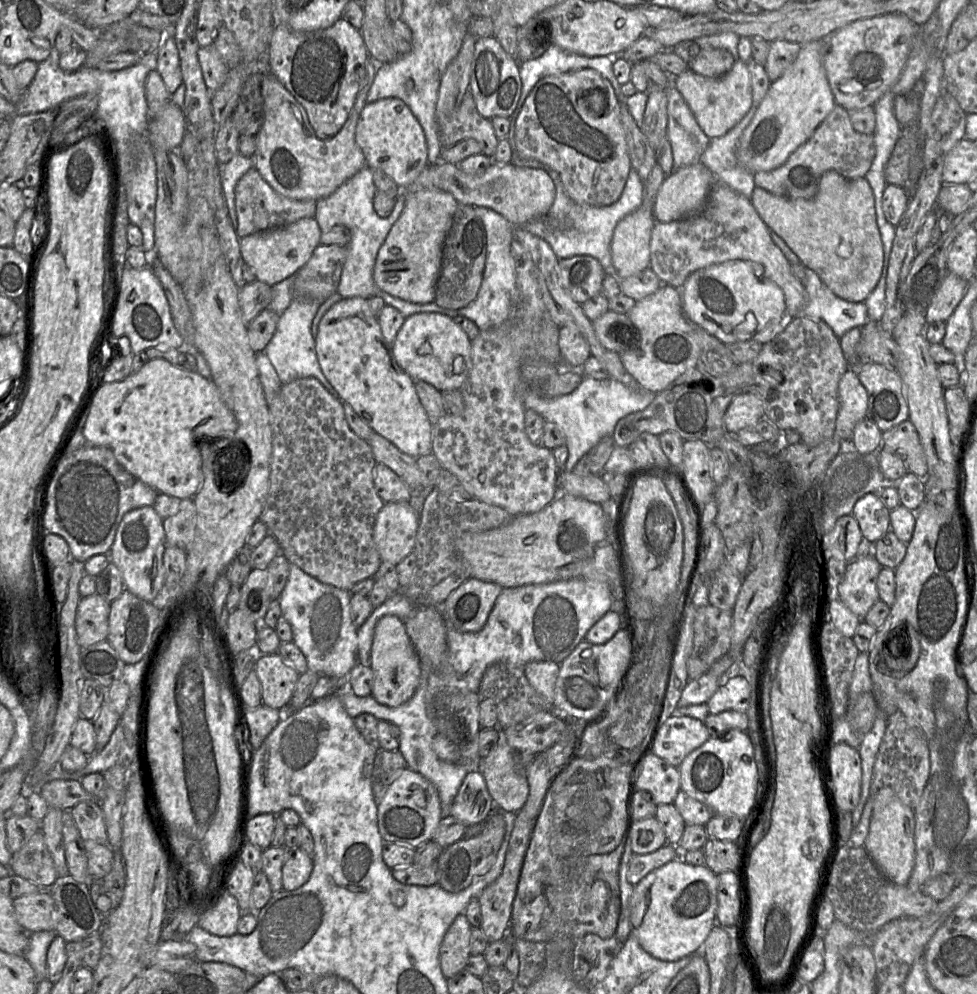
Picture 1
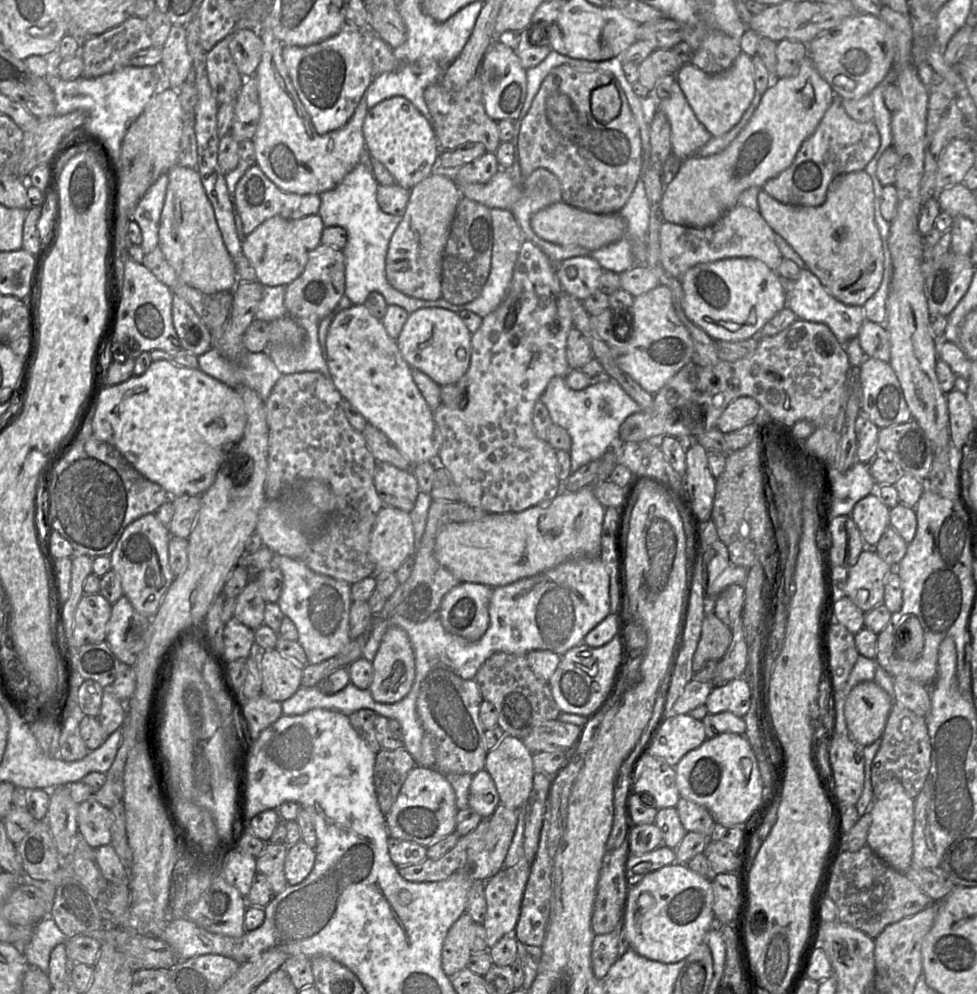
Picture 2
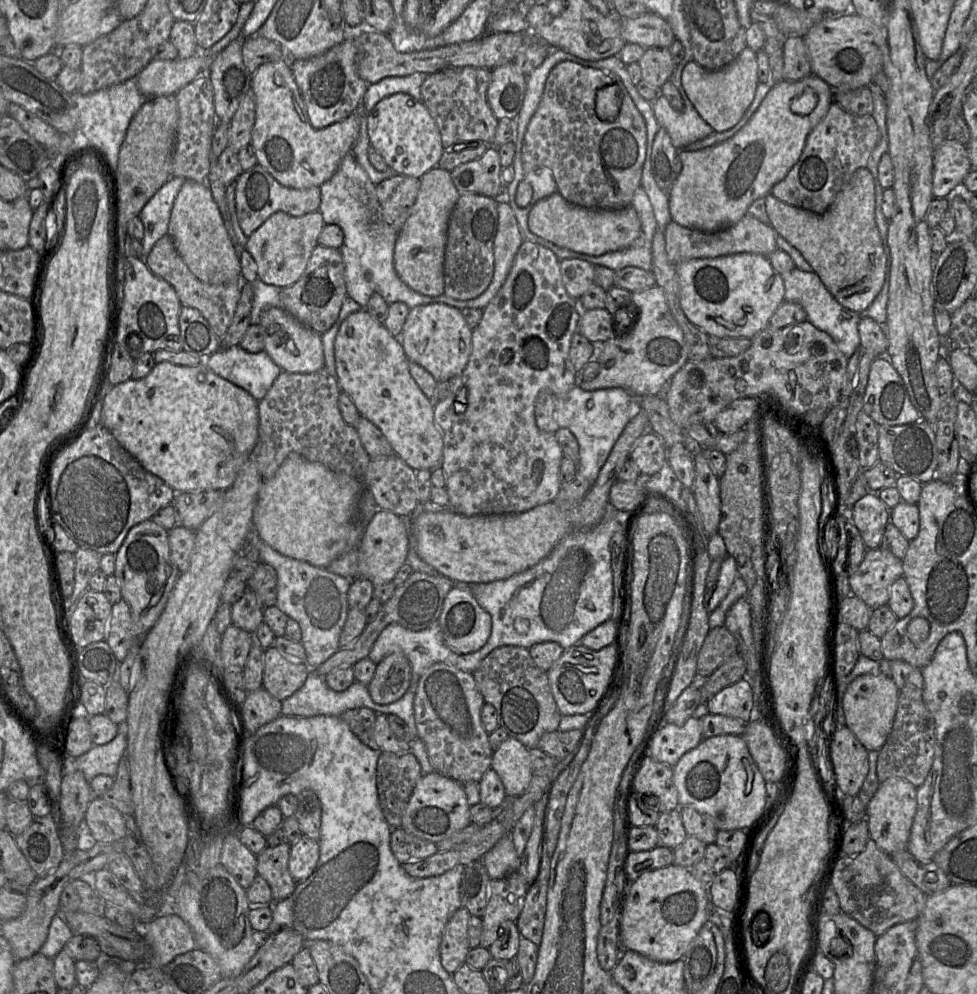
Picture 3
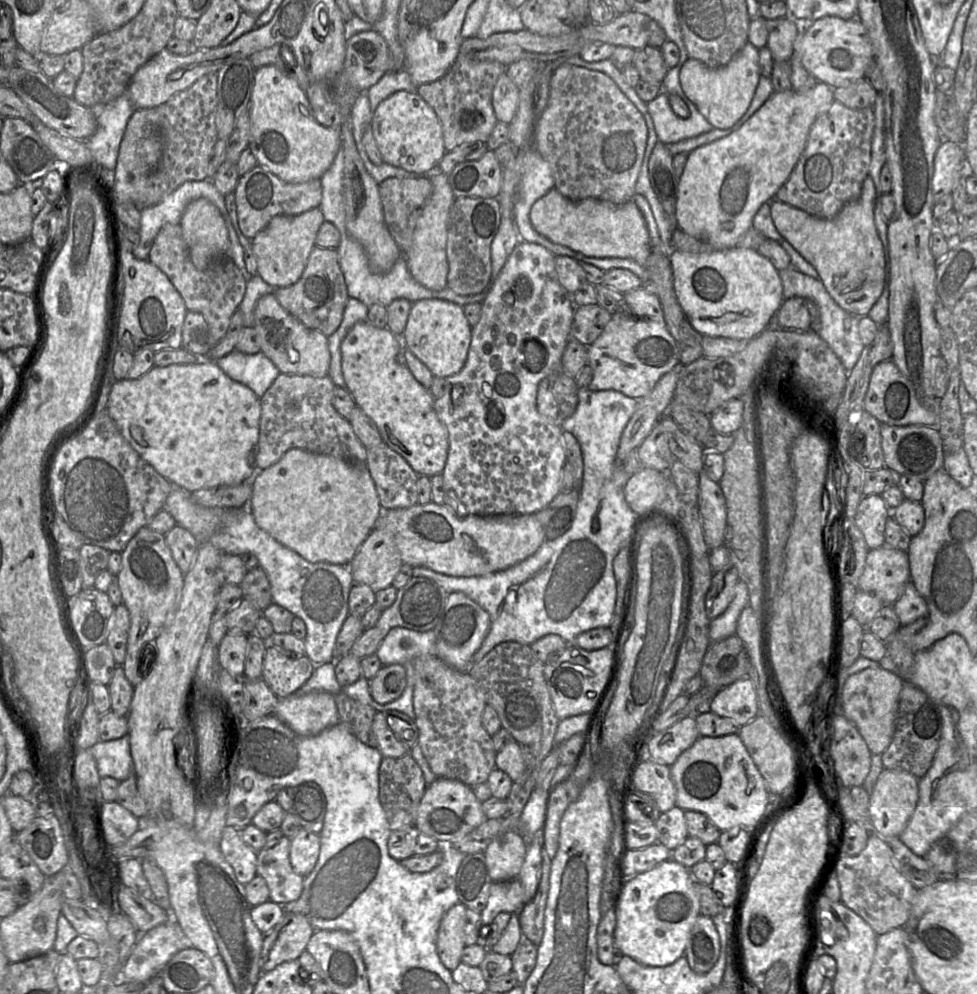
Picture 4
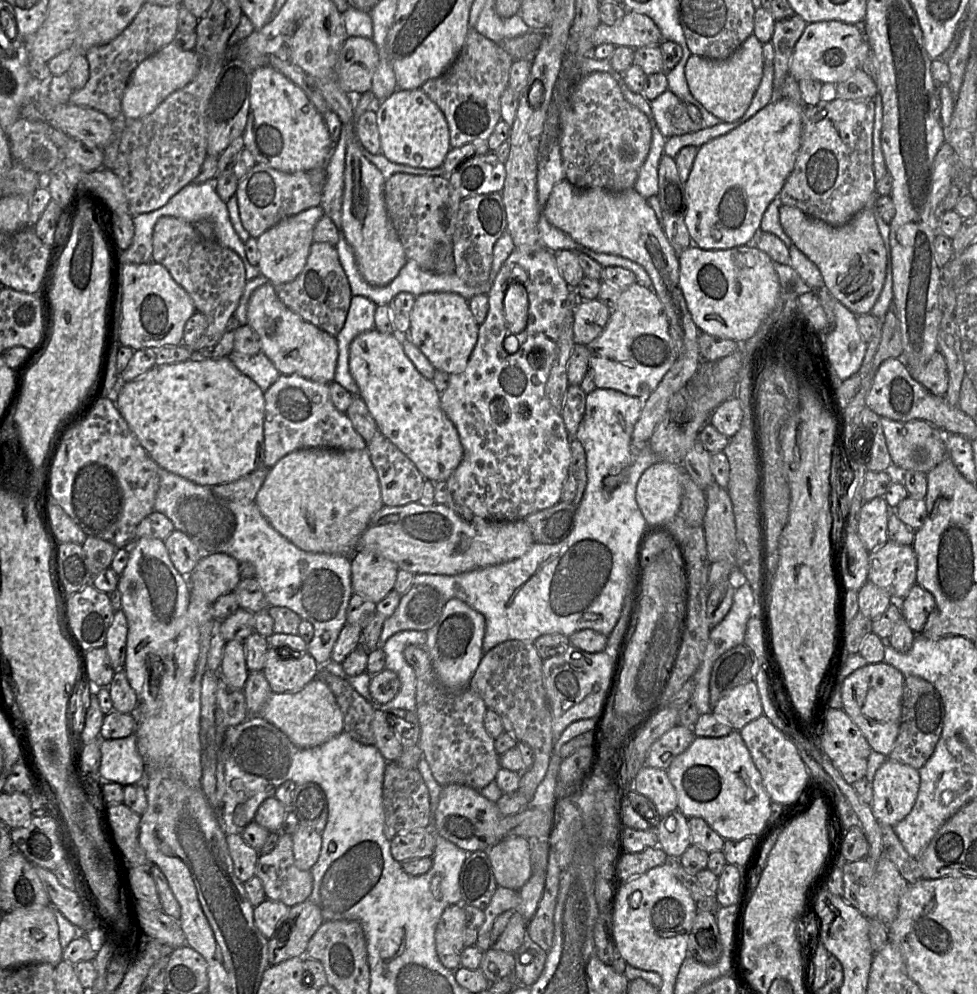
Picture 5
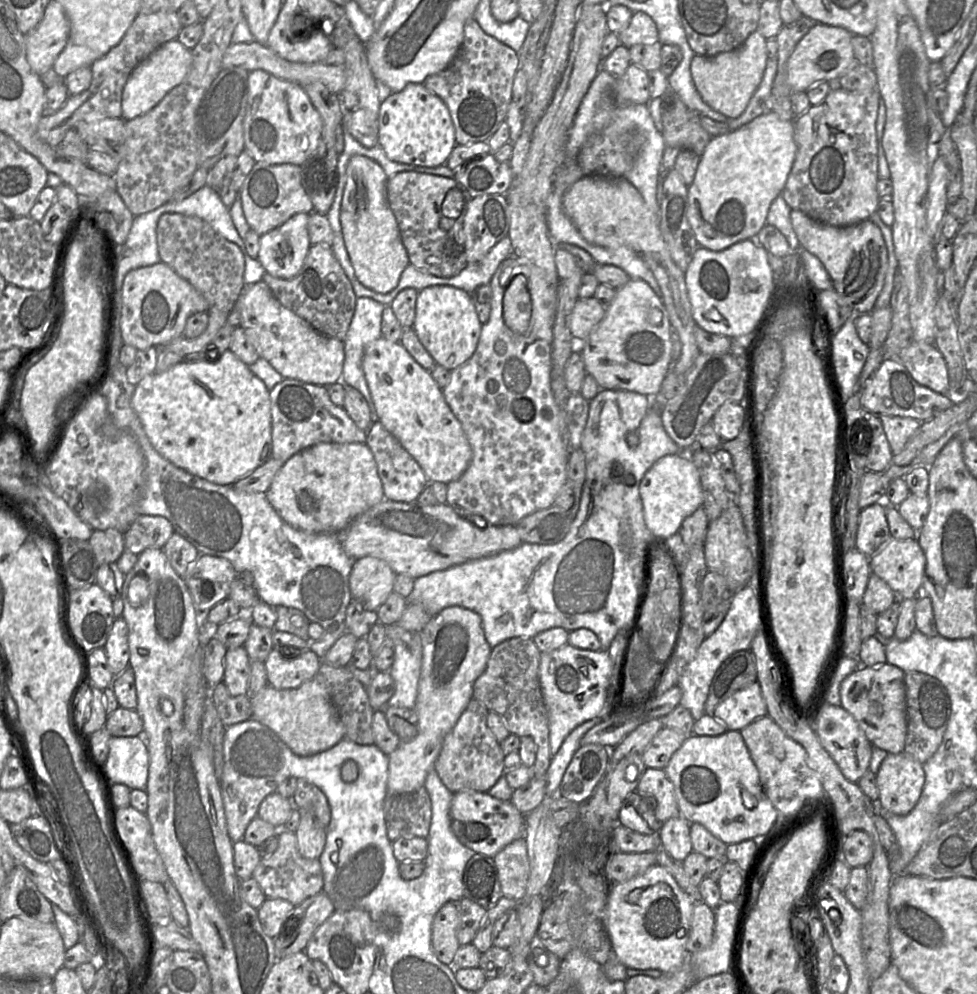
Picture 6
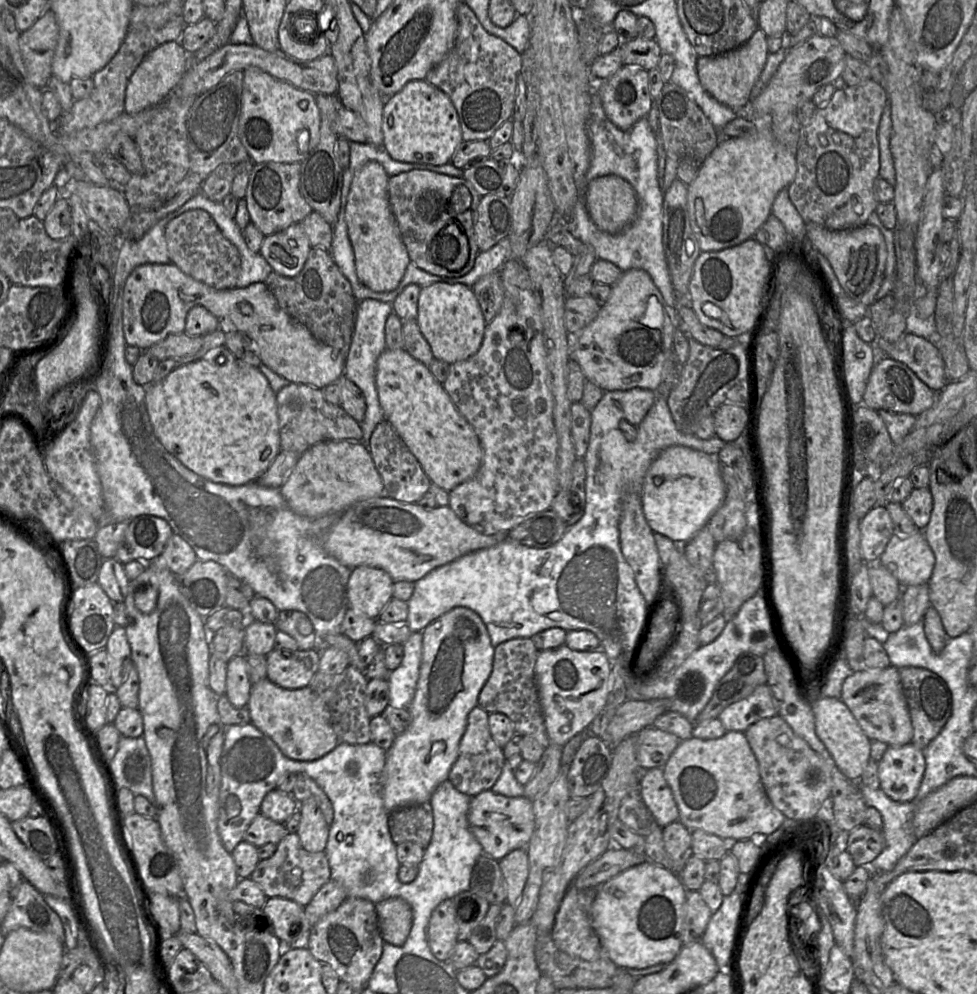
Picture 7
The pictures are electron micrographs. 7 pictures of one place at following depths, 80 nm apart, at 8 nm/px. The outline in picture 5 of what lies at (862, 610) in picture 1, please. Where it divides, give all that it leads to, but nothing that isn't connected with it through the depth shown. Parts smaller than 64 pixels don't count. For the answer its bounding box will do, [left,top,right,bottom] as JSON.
[868,541,917,600]

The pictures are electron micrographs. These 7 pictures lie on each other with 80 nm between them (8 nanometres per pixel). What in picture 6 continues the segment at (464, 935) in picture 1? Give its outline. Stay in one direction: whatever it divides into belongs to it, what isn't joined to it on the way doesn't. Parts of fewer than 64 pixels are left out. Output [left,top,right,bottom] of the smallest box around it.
[431,902,460,966]

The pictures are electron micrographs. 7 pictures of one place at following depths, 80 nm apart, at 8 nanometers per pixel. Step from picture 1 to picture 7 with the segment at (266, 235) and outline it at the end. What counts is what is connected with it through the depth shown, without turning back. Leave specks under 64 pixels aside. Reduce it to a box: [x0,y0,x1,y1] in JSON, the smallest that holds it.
[259,223,311,277]

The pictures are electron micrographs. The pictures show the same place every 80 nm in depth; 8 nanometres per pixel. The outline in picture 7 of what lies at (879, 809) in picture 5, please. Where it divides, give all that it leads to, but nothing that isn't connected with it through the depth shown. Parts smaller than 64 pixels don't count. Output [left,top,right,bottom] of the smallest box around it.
[879,745,926,802]

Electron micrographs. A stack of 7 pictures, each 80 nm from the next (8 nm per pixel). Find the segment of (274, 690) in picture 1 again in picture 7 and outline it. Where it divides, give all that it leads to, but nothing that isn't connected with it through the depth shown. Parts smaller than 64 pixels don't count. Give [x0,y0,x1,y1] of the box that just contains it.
[266,650,320,689]

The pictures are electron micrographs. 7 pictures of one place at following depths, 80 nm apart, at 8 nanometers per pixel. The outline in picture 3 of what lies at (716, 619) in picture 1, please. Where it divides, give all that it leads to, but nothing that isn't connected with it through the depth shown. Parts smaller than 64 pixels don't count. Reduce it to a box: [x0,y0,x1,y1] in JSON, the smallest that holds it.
[697,626,738,677]

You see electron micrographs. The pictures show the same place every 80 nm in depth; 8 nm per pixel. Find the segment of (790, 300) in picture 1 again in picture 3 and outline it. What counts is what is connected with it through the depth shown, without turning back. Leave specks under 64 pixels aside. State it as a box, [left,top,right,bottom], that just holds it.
[664,213,778,266]

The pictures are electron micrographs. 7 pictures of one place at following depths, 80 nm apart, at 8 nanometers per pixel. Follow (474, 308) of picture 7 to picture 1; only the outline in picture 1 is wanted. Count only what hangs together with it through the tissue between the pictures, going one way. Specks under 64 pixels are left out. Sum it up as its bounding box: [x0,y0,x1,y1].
[392,312,471,392]

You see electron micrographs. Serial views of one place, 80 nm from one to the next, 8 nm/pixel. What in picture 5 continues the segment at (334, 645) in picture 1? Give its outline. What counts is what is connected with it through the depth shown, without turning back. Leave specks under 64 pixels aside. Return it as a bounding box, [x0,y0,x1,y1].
[154,468,354,666]

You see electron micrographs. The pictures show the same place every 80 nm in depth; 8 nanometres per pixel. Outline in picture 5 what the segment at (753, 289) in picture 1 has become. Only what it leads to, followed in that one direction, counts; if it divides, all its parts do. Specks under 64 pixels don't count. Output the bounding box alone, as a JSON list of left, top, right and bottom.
[678,245,781,342]

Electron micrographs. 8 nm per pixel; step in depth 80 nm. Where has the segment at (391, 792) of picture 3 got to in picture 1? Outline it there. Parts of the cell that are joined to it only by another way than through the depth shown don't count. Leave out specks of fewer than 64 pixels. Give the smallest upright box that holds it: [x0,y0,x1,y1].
[372,750,406,804]

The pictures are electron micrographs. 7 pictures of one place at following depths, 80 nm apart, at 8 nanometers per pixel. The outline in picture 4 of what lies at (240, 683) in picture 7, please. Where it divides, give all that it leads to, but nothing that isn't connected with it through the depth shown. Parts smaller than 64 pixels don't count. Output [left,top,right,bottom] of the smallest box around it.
[218,631,248,678]

